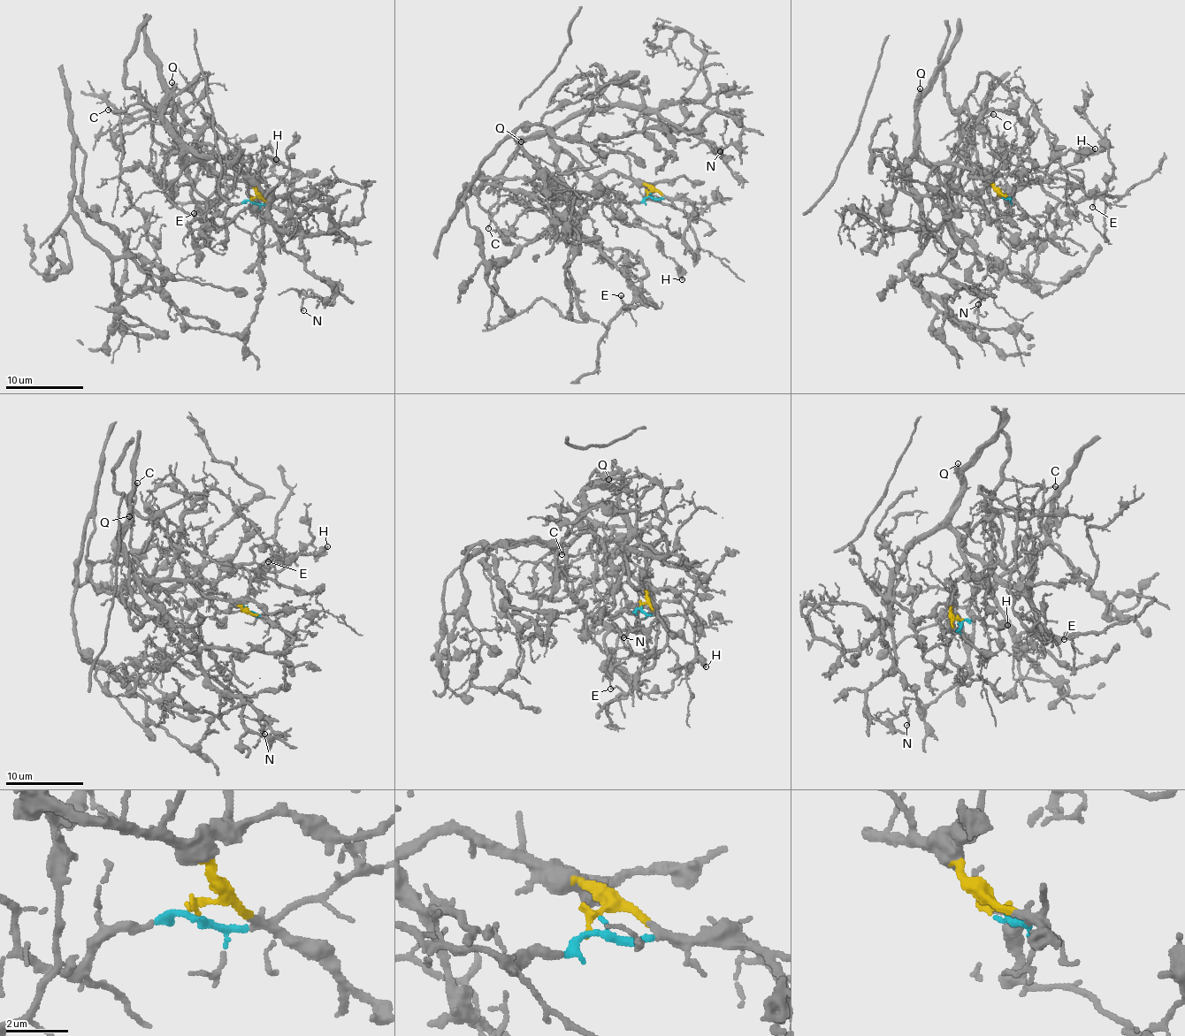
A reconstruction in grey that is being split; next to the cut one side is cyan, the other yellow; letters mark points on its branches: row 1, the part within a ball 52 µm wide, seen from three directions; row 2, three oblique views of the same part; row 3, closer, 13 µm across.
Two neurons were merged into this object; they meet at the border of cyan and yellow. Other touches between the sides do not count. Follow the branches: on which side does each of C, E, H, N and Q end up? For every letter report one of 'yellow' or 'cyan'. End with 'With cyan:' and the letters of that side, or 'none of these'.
C: cyan
E: yellow
H: yellow
N: yellow
Q: yellow
With cyan: C

